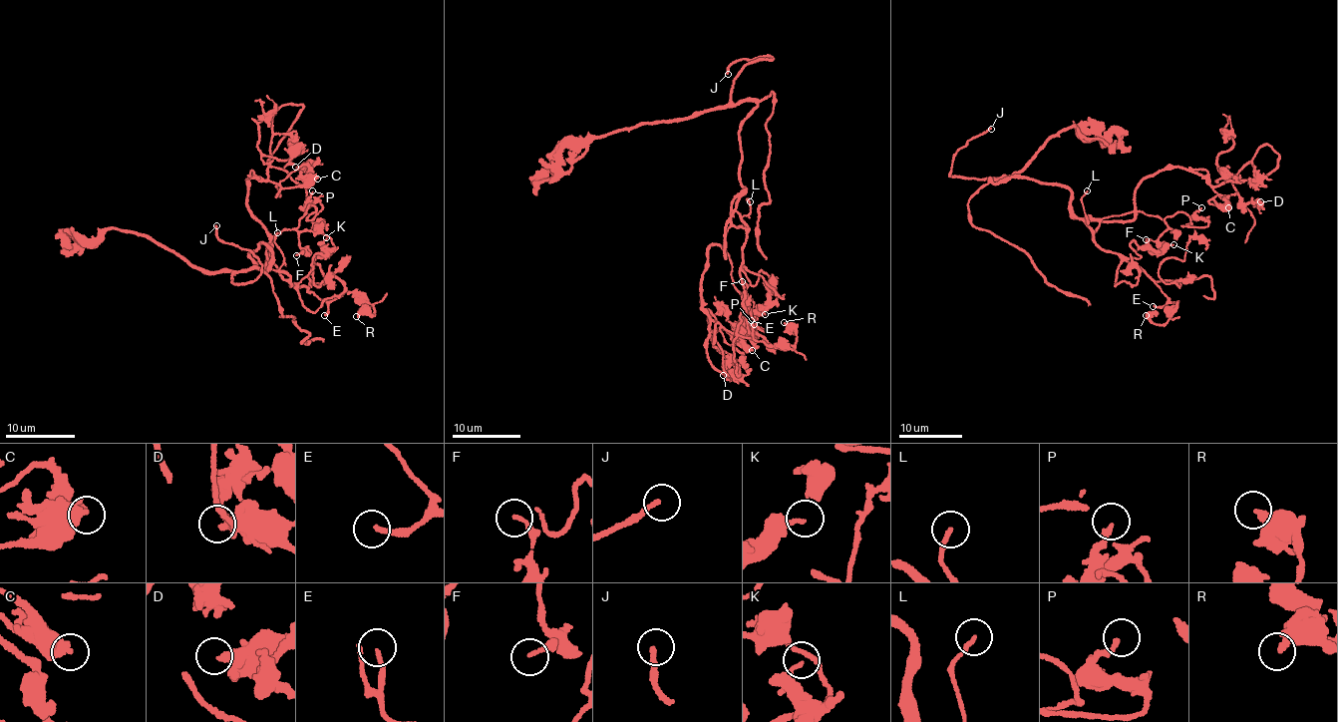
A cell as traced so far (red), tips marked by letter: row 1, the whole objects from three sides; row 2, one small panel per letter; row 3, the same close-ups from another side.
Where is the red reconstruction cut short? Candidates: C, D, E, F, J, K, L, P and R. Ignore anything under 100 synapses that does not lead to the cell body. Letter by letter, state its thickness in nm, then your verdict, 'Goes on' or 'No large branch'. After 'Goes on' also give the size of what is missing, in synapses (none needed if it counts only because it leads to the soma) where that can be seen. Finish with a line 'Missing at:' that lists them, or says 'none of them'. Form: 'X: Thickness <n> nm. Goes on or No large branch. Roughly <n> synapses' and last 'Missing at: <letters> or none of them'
C: Thickness 600 nm. No large branch
D: Thickness 340 nm. No large branch
E: Thickness 170 nm. No large branch
F: Thickness 160 nm. No large branch
J: Thickness 200 nm. Goes on. Roughly 350 synapses
K: Thickness 110 nm. No large branch
L: Thickness 170 nm. No large branch
P: Thickness 180 nm. No large branch
R: Thickness 280 nm. No large branch
Missing at: J

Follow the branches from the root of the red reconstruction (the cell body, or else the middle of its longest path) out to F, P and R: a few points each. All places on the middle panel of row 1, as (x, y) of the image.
F: (739, 171), (746, 190), (737, 201), (724, 246), (732, 266), (732, 281), (741, 298), (747, 289), (742, 281)
P: (739, 171), (746, 190), (737, 201), (724, 246), (732, 281), (753, 302), (756, 338), (750, 320), (754, 324)
R: (739, 171), (746, 190), (736, 208), (748, 229), (744, 317), (756, 340), (790, 349), (796, 333), (784, 322)

